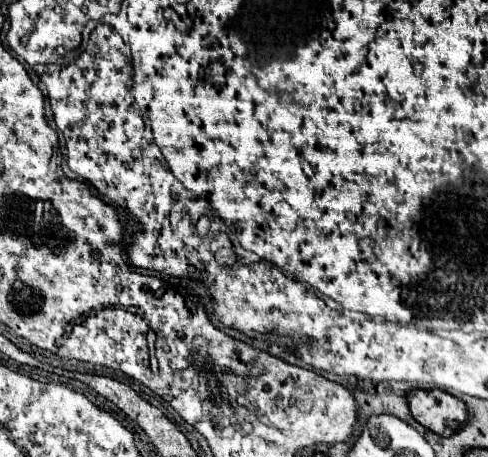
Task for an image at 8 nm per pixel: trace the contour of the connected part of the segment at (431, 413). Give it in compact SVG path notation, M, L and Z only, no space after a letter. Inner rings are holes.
M441 389L411 391L407 399L411 415L423 427L443 437L451 437L459 429L459 425L463 425L469 419L467 405Z

